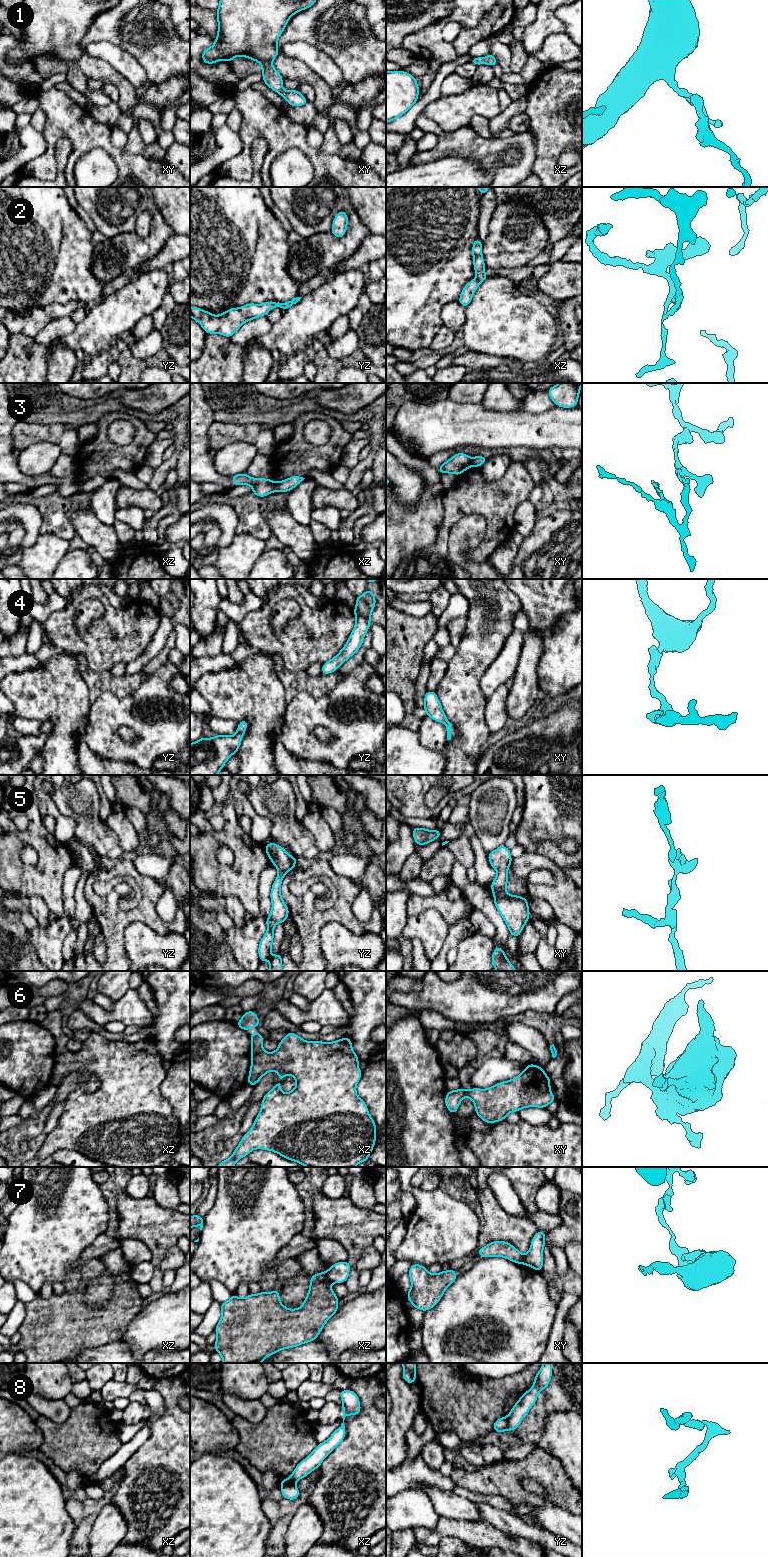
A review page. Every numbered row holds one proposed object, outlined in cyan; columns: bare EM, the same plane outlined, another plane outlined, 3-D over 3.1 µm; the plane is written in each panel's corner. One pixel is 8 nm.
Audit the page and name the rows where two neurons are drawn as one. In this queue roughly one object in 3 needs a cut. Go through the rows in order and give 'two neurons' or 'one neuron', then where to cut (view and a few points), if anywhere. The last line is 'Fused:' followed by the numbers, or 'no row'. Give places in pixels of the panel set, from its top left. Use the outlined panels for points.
1: one neuron | no cut
2: two neurons | yz (282, 304), (283, 308)
3: two neurons | xz (274, 483), (276, 490)
4: one neuron | no cut
5: one neuron | no cut
6: one neuron | no cut
7: two neurons | xz (326, 1272), (326, 1276), (331, 1282)
8: two neurons | xz (293, 1482), (281, 1486)
Fused: 2, 3, 7, 8

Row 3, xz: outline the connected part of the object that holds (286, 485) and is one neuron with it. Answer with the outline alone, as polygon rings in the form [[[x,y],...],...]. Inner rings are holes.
[[[293,475],[286,480],[278,481],[275,483],[276,491],[278,491],[278,492],[289,492],[294,487],[299,485],[304,479],[305,478],[303,478],[301,476]]]

